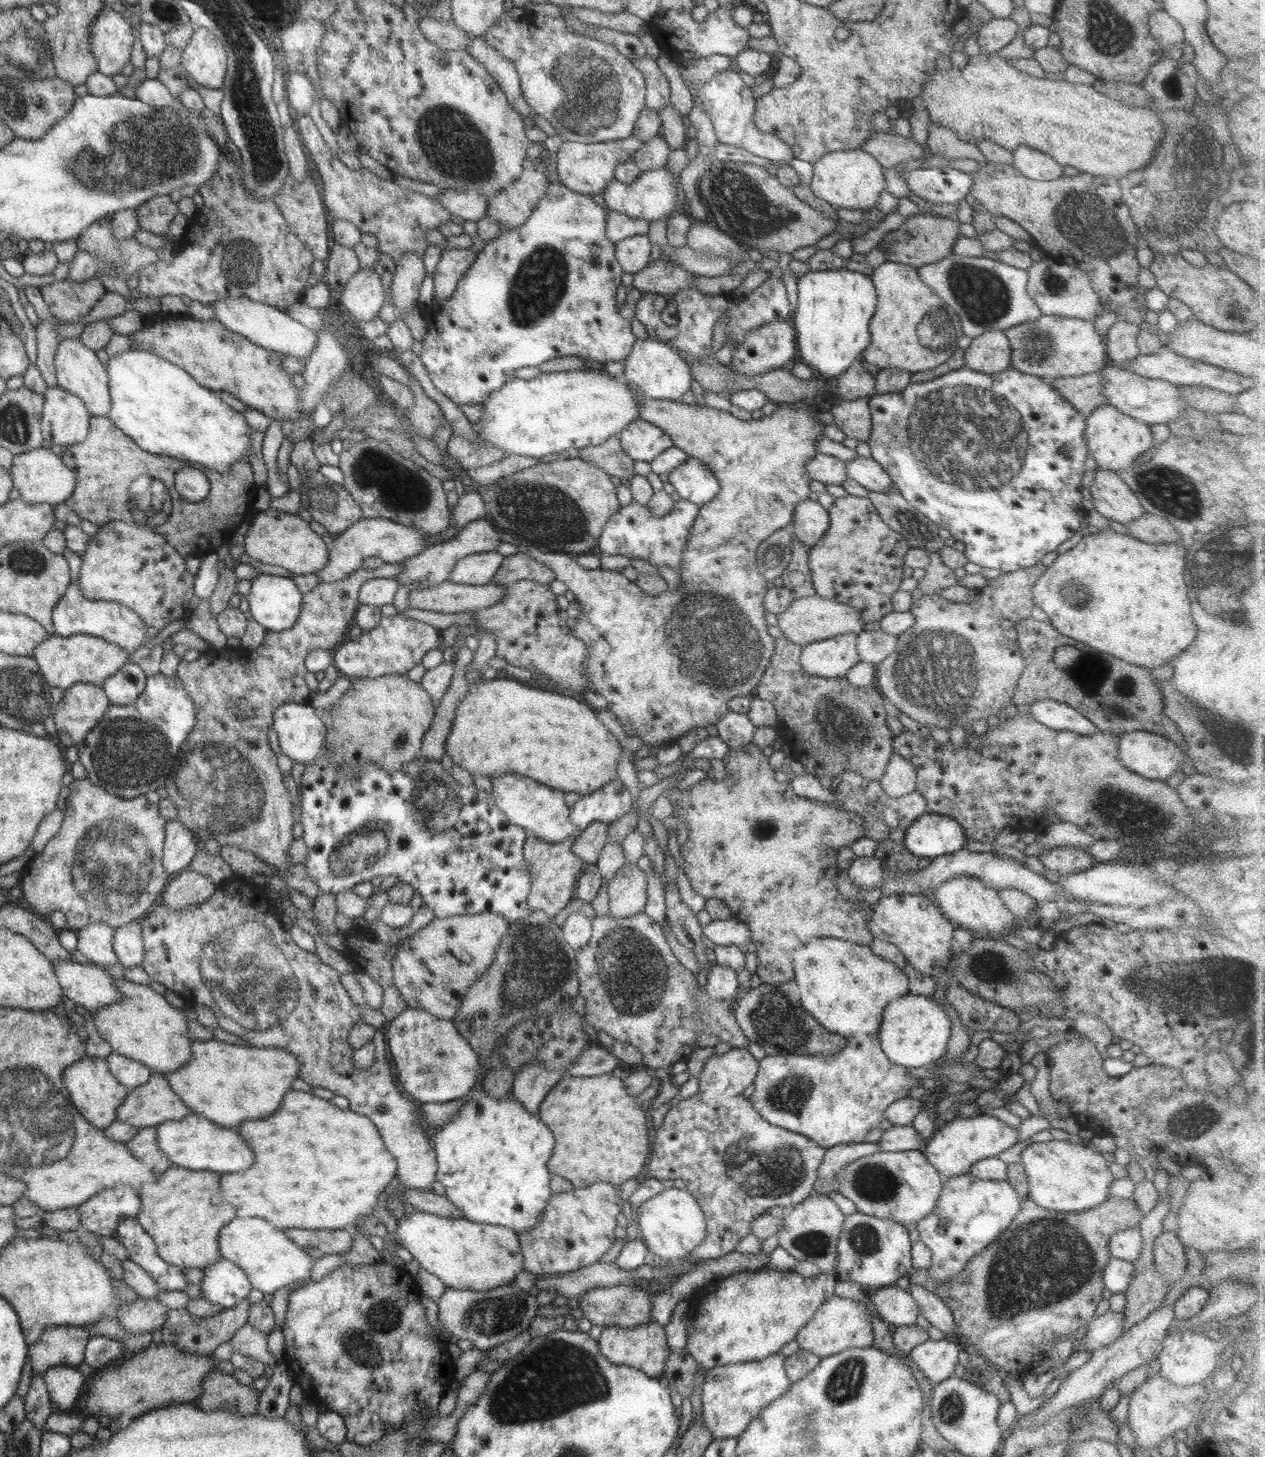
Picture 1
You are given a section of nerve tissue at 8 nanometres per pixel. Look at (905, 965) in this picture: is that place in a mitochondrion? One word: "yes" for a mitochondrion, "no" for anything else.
no

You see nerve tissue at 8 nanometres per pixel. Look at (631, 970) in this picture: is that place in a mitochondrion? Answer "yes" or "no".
yes

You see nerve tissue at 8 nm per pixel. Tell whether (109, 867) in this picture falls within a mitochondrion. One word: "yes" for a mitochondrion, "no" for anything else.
yes

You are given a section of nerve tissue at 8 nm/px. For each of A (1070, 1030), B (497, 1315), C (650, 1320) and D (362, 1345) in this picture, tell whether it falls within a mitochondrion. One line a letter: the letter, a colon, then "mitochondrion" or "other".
A: other
B: mitochondrion
C: other
D: mitochondrion

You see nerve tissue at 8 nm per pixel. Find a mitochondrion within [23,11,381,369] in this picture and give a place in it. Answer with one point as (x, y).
(145, 151)

